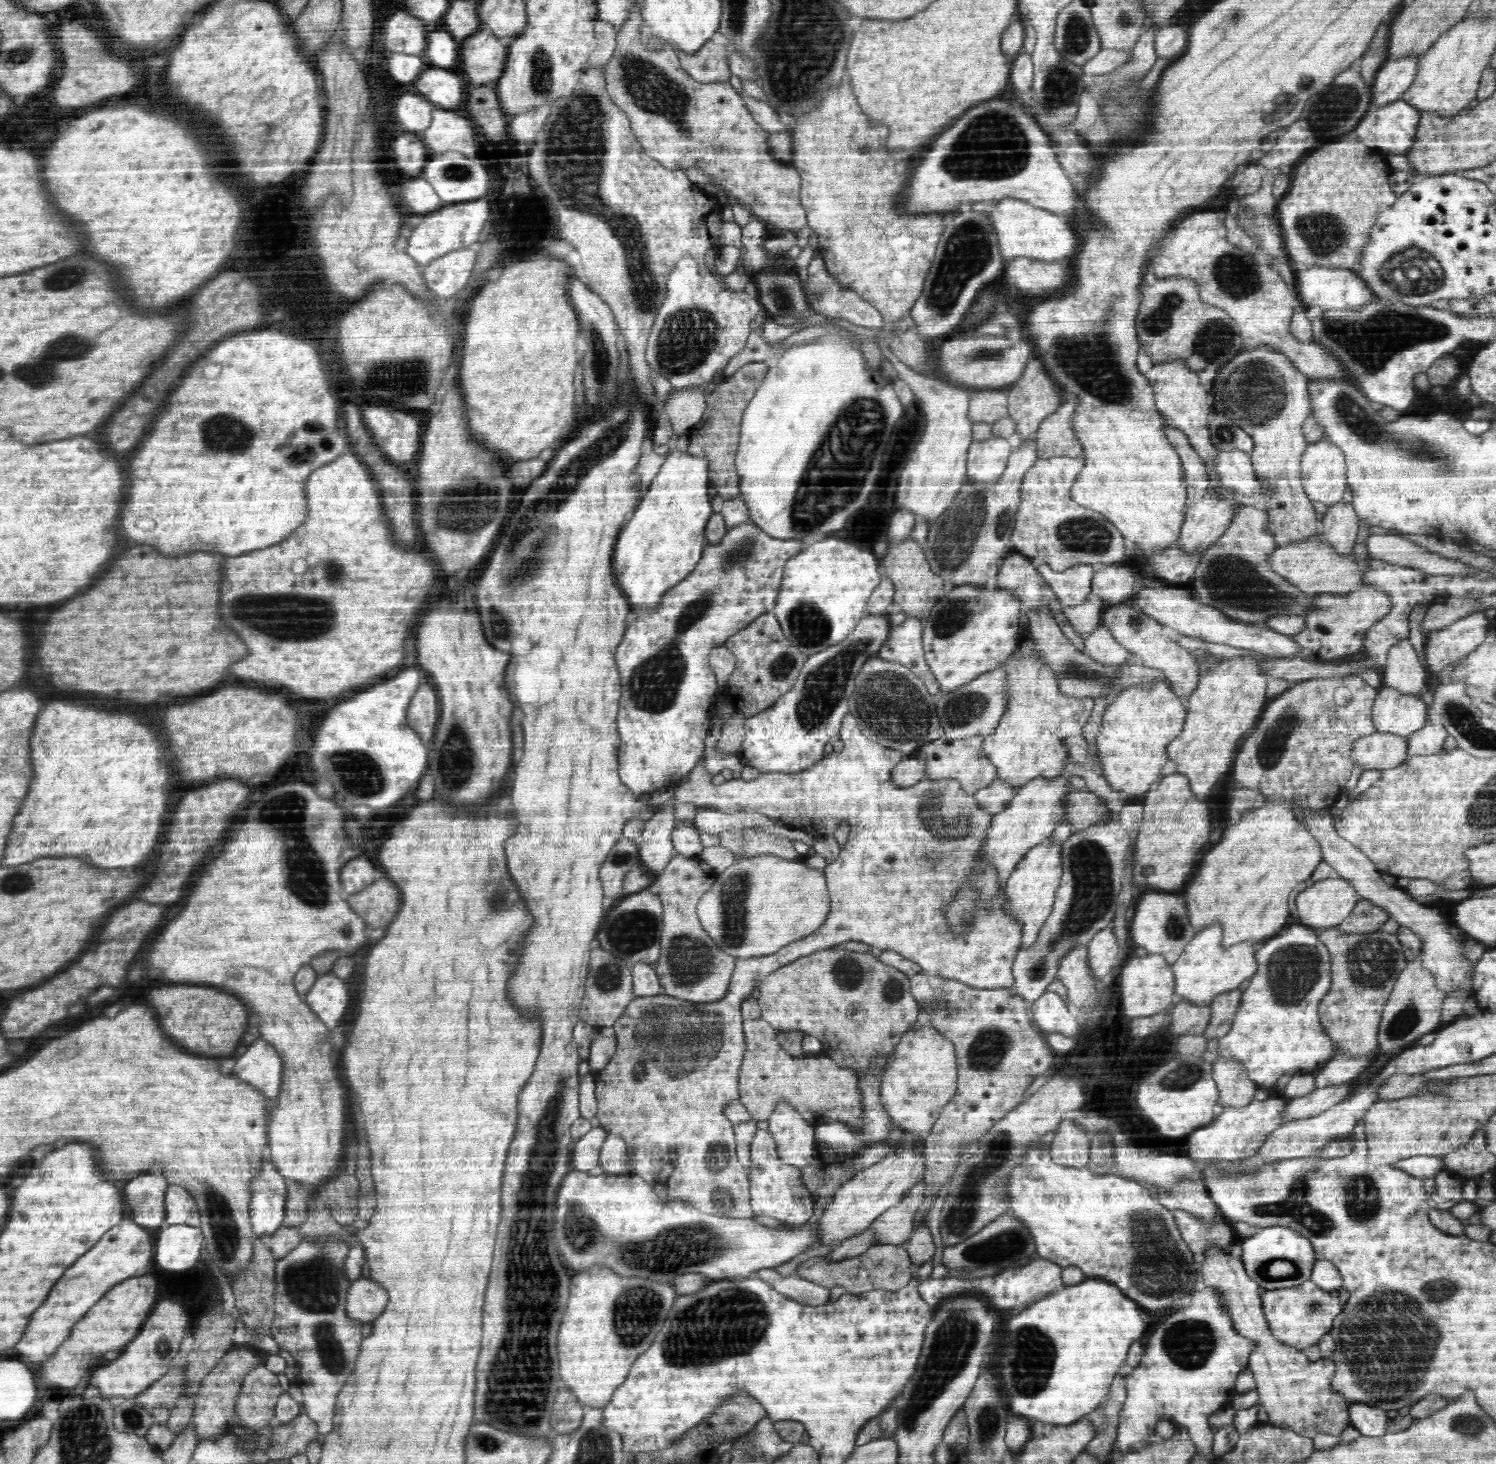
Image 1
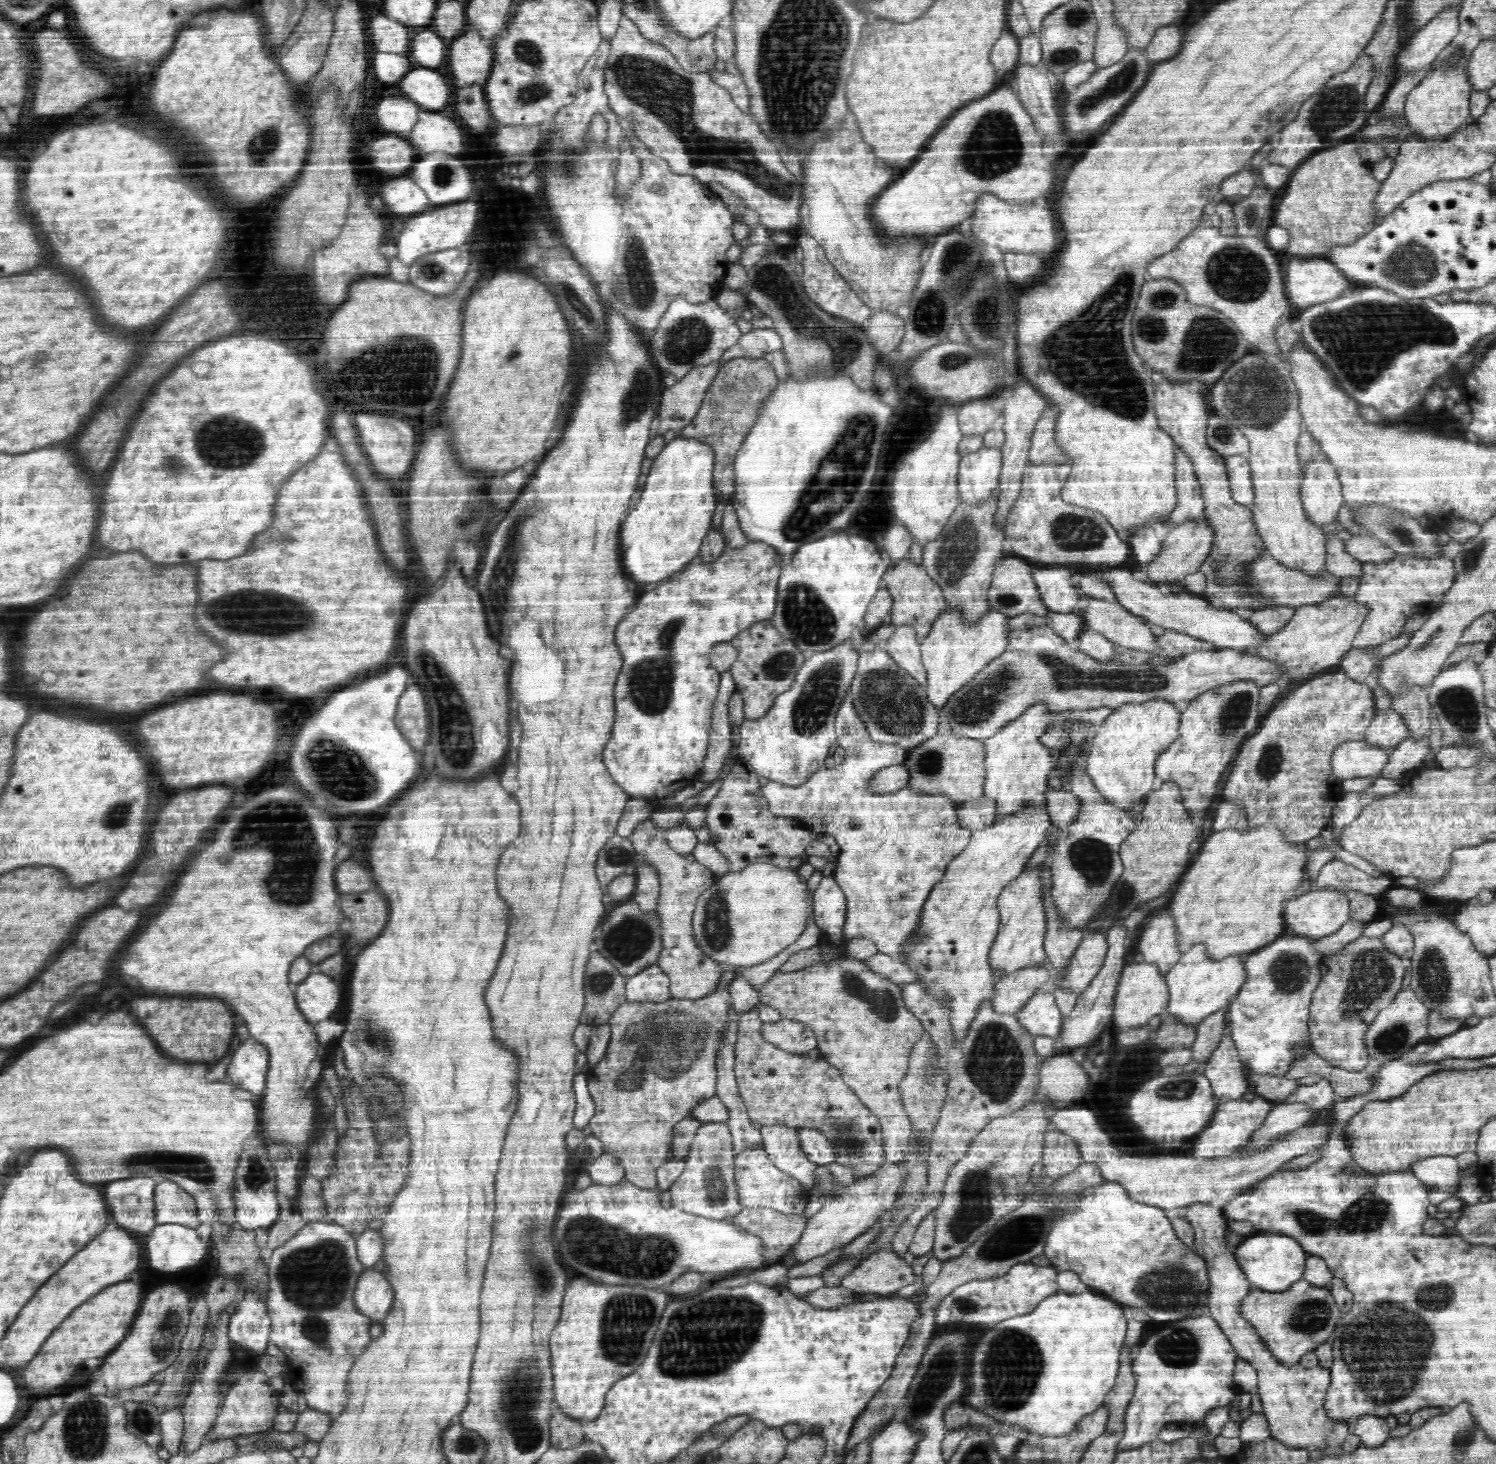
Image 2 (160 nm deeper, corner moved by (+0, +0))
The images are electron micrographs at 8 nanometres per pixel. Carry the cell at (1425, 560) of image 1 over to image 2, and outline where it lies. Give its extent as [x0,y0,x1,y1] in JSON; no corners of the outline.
[1346,533,1398,563]

